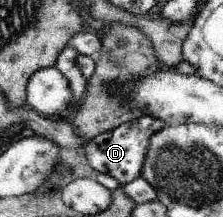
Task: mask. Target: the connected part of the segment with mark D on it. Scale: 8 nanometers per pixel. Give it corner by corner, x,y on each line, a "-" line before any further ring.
140,116
124,122
112,131
101,133
87,141
83,149
85,163
95,171
111,175
119,181
120,185
126,185
140,176
144,159
146,159
146,151
150,145
150,137
166,126
166,123
162,123
160,119
148,116

